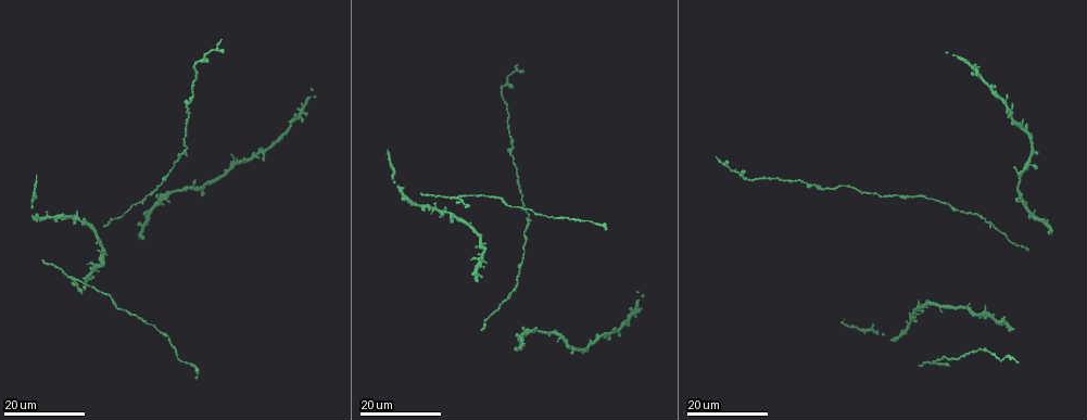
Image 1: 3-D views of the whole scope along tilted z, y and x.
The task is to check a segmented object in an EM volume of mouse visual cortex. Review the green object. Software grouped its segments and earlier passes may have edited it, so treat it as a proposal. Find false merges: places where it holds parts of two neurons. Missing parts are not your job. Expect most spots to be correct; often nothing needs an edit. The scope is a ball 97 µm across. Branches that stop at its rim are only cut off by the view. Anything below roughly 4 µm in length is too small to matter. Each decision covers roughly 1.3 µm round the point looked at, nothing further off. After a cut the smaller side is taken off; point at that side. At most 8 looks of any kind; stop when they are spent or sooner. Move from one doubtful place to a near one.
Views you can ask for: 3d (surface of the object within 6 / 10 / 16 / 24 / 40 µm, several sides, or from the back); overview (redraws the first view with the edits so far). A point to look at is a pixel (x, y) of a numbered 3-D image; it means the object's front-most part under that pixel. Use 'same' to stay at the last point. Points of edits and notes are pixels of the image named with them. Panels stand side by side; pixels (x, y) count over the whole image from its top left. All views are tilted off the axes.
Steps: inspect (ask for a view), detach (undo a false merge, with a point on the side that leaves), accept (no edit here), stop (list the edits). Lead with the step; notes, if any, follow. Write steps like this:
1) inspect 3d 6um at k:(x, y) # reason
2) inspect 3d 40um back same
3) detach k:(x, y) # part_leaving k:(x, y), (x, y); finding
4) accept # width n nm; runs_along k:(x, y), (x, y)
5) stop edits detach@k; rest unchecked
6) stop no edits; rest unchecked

inspect 3d 16um at 1:(481, 260)

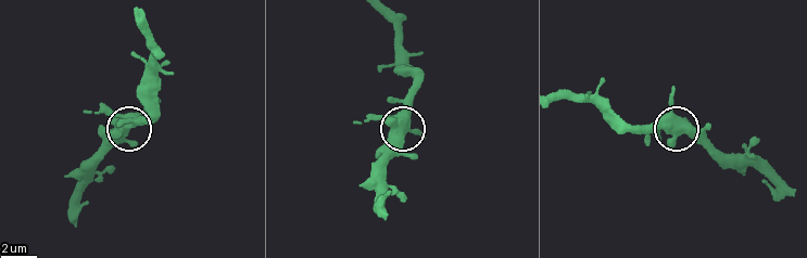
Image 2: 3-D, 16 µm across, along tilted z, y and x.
inspect 3d 10um at 2:(666, 128)

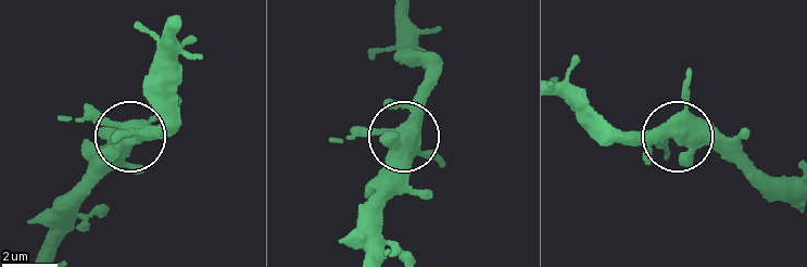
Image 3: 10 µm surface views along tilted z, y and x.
accept # width 500 nm; one neuron here

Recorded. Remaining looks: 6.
inspect 3d 16um at 1:(147, 200) # three-way junction

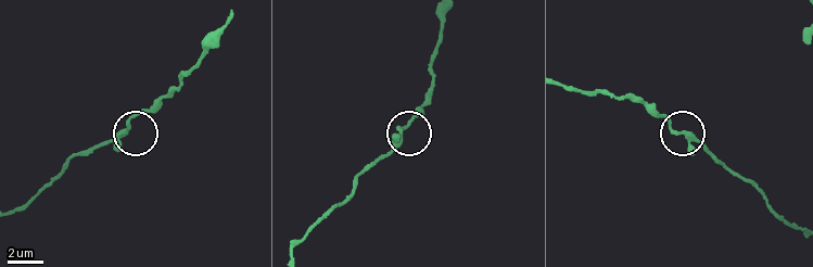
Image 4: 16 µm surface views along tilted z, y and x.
inspect 3d 6um at 4:(685, 136)

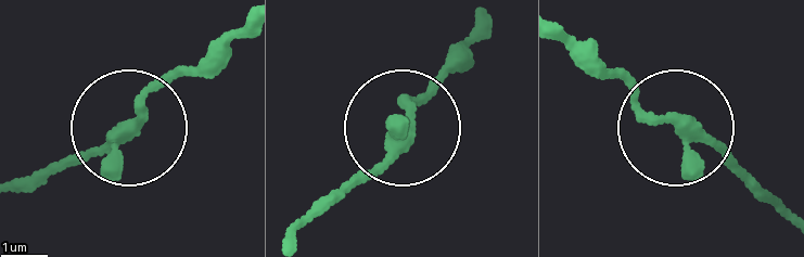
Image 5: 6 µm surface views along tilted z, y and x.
accept # arms 3; all the same neuron

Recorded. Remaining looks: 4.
inspect 3d 16um at 1:(958, 359) # sudden change in width

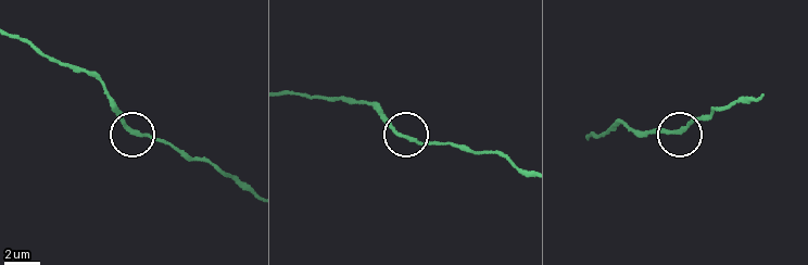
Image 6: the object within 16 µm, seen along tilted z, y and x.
inspect 3d 6um at 6:(134, 132) # closer look

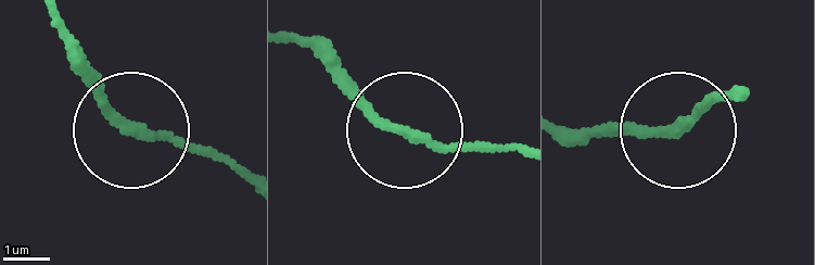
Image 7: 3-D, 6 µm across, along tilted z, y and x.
accept # runs_along 7:(569, 133), (674, 126), (730, 85); continuous, no second neuron

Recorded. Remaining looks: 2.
inspect 3d 16um at 1:(72, 277) # two arms in line, one across

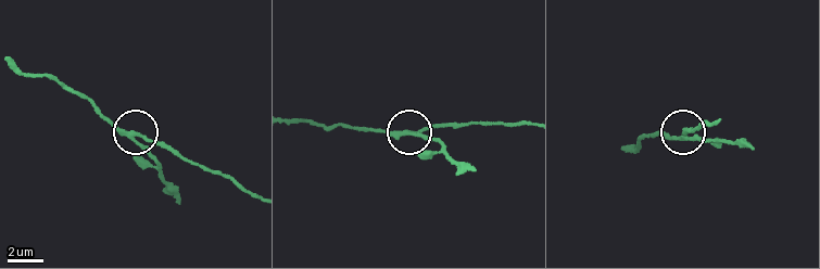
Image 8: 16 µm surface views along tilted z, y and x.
inspect 3d 6um at 8:(142, 138)

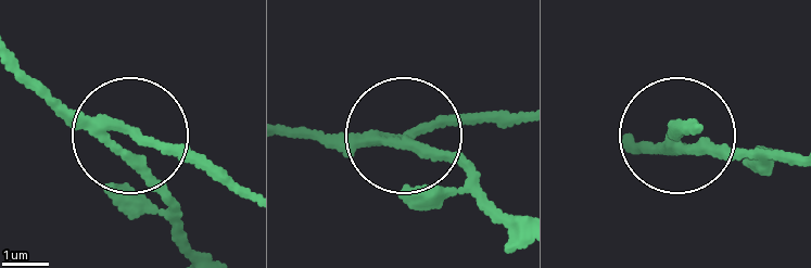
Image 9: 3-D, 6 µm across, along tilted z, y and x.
detach 9:(138, 157) # width 220 nm; two neurons meet here

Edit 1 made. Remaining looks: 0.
stop edits detach@9; rest unchecked

